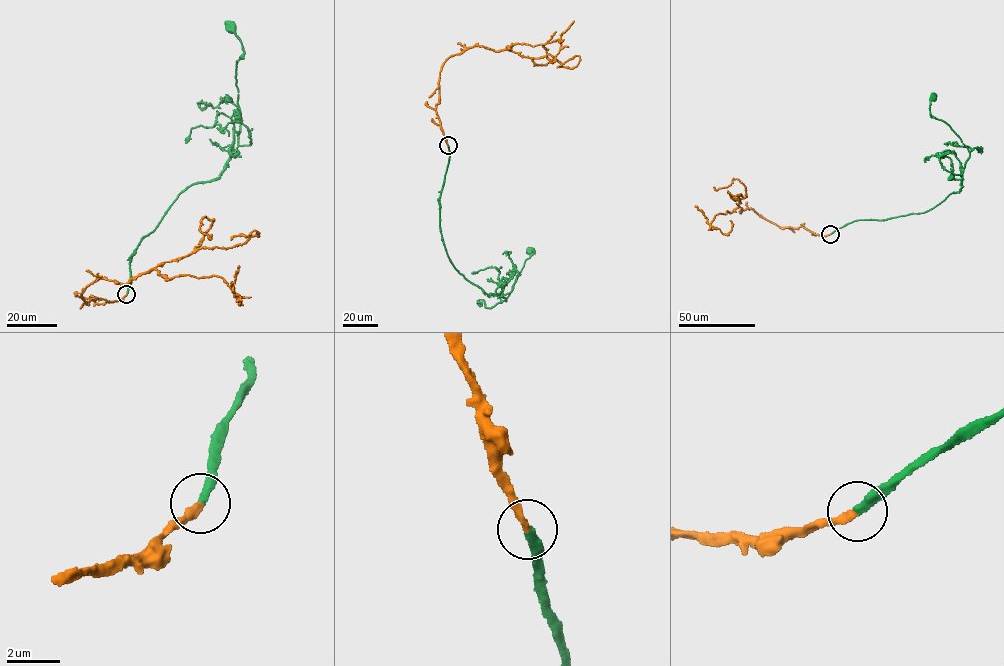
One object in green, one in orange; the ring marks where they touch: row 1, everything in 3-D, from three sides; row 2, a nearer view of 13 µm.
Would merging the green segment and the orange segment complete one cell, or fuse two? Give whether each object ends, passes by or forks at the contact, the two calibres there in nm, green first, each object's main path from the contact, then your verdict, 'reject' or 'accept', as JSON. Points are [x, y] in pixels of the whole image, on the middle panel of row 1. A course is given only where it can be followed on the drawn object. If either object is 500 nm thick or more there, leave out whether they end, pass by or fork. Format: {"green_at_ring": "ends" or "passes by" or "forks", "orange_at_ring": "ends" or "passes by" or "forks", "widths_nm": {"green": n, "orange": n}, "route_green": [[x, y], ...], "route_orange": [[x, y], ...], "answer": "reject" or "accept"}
{"green_at_ring": "ends", "orange_at_ring": "ends", "widths_nm": {"green": 320, "orange": 280}, "route_green": [[448, 145], [439, 204], [450, 261], [484, 292], [501, 292], [506, 301], [535, 251], [529, 251]], "route_orange": [[448, 145], [436, 110], [450, 56], [476, 45], [561, 63], [579, 57], [576, 66], [556, 67]], "answer": "accept"}

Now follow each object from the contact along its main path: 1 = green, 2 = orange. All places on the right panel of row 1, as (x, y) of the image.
1: (831, 234), (856, 220), (928, 211), (959, 191), (960, 167), (969, 152), (950, 127), (930, 115), (933, 97)
2: (831, 234), (779, 227), (750, 208), (740, 213), (740, 199), (733, 199), (728, 190), (742, 197)

